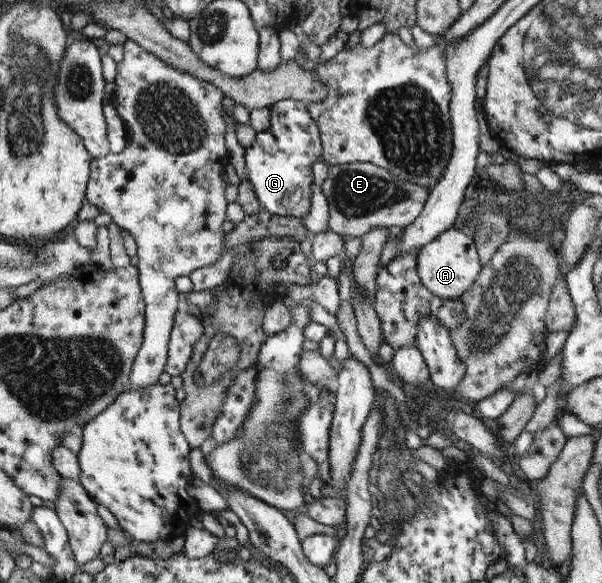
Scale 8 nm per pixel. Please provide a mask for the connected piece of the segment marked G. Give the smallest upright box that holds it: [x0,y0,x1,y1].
[245,99,322,217]

